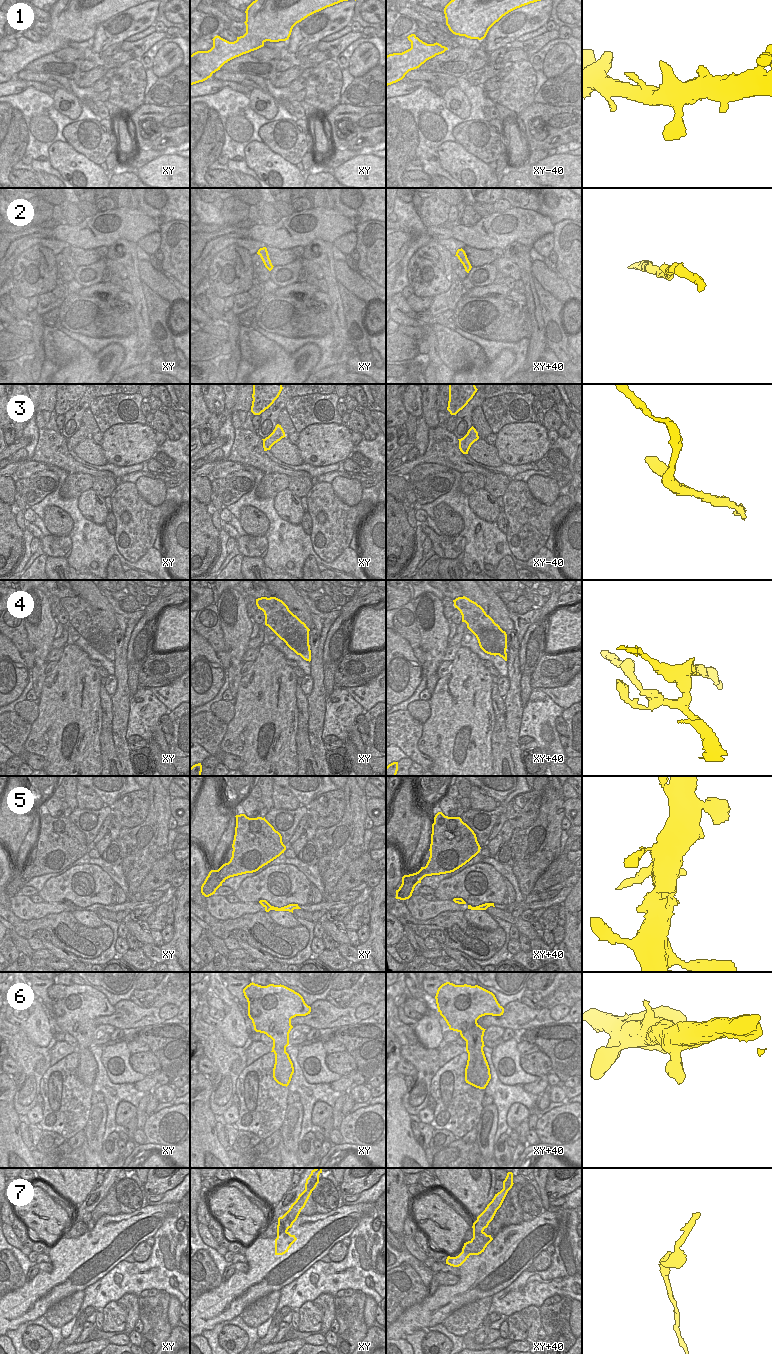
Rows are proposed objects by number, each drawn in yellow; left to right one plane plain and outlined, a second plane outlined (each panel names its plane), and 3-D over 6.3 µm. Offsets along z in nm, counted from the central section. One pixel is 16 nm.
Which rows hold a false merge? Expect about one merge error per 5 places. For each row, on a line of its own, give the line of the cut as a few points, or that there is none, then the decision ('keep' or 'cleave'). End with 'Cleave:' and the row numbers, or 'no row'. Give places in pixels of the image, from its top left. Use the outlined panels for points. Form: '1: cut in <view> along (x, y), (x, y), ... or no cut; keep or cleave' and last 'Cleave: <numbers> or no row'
1: no cut; keep
2: no cut; keep
3: no cut; keep
4: cut in xy+40 along (501, 629), (484, 629), (475, 635); cleave
5: no cut; keep
6: no cut; keep
7: no cut; keep
Cleave: 4

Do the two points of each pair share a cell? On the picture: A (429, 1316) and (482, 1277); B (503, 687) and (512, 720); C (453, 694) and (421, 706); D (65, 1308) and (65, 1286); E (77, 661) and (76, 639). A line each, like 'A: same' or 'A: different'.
A: same
B: different
C: different
D: different
E: different

